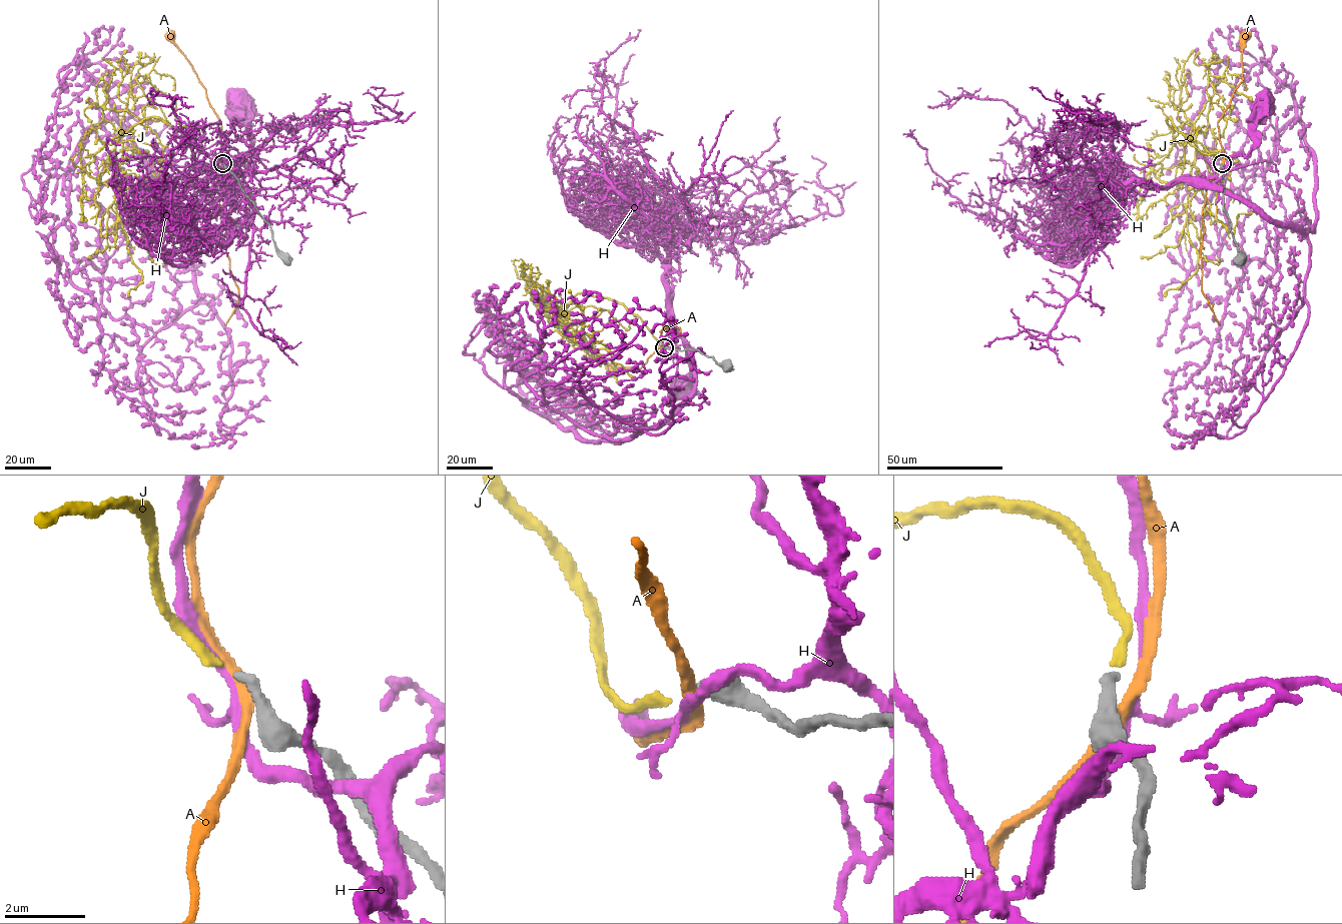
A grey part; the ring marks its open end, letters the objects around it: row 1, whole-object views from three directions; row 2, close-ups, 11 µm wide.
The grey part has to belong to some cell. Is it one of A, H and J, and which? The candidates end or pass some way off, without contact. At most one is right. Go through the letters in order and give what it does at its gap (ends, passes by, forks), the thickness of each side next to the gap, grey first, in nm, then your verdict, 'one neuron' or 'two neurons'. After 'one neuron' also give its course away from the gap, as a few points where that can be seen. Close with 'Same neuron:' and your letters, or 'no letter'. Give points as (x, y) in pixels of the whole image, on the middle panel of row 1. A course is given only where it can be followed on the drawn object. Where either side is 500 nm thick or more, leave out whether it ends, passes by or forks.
A: it passes by | 280/260 nm | two neurons
H: it forks | 280/180 nm | two neurons
J: it ends | 280/240 nm | one neuron | via (663, 348), (629, 311), (629, 329), (600, 308), (587, 319), (558, 312), (570, 323), (584, 317), (570, 291)
Same neuron: J

